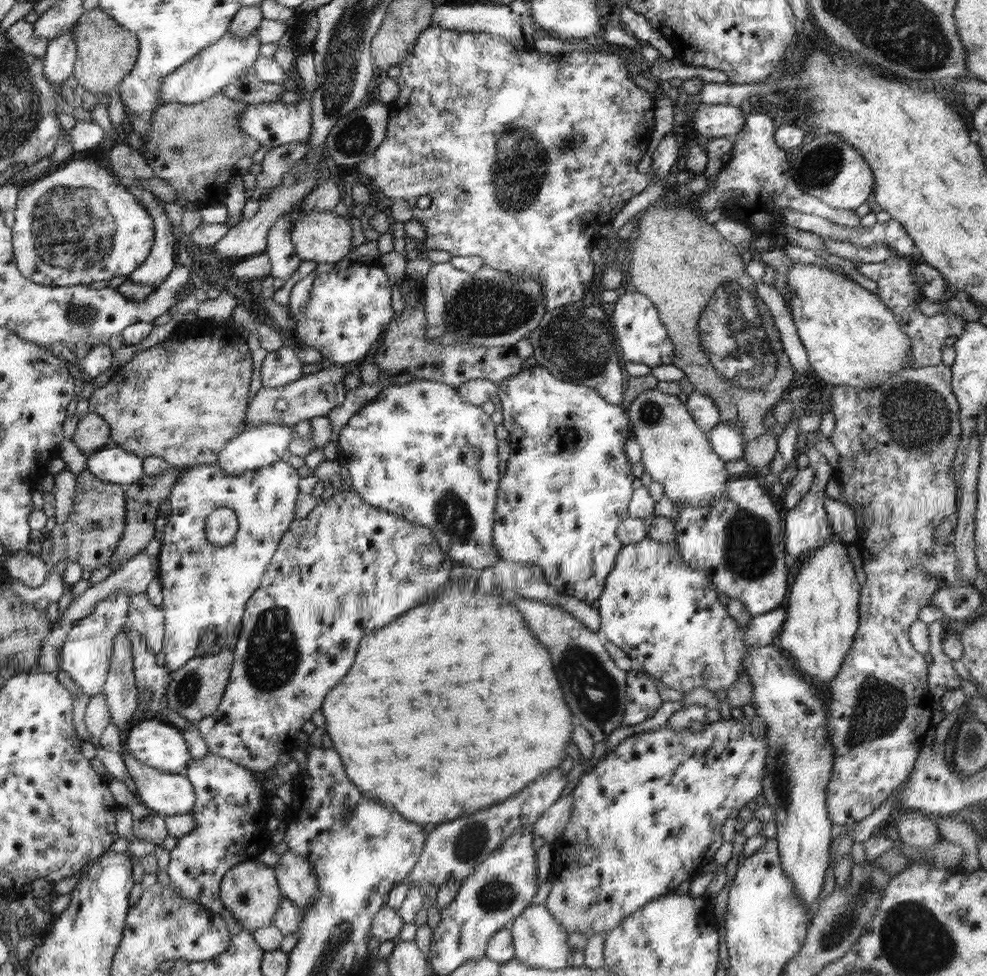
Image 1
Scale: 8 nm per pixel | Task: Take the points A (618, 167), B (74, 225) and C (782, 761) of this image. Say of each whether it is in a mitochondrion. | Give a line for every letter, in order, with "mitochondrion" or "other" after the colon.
A: other
B: mitochondrion
C: mitochondrion

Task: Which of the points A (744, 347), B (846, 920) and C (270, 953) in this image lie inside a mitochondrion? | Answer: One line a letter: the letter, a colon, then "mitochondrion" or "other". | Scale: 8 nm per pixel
A: mitochondrion
B: mitochondrion
C: other

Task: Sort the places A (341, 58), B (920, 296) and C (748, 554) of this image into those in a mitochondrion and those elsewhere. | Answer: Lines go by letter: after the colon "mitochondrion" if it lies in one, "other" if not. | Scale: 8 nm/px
A: mitochondrion
B: other
C: mitochondrion

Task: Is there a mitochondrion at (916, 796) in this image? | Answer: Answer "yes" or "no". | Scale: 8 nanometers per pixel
no

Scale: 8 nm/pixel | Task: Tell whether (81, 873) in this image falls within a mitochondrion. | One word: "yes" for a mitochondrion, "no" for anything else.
no

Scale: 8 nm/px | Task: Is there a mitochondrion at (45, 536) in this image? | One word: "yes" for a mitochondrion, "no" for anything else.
no

